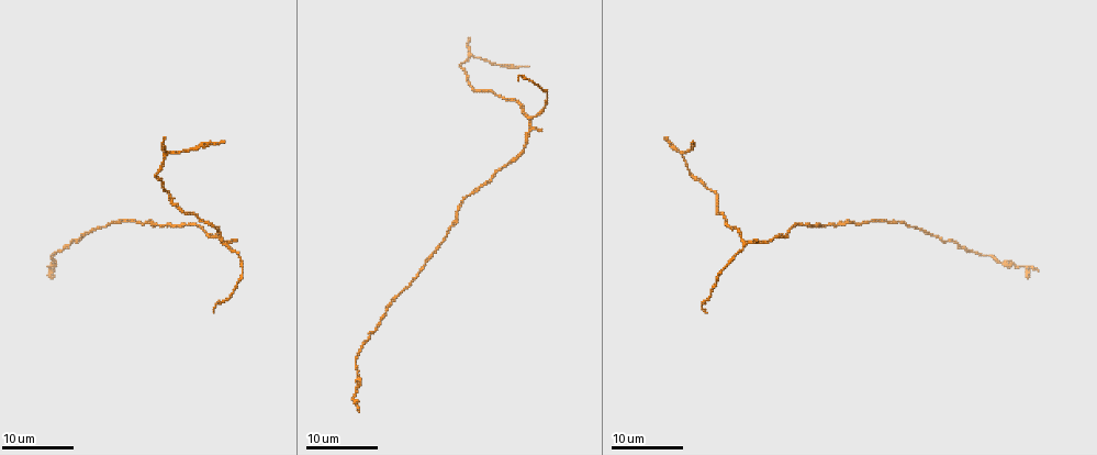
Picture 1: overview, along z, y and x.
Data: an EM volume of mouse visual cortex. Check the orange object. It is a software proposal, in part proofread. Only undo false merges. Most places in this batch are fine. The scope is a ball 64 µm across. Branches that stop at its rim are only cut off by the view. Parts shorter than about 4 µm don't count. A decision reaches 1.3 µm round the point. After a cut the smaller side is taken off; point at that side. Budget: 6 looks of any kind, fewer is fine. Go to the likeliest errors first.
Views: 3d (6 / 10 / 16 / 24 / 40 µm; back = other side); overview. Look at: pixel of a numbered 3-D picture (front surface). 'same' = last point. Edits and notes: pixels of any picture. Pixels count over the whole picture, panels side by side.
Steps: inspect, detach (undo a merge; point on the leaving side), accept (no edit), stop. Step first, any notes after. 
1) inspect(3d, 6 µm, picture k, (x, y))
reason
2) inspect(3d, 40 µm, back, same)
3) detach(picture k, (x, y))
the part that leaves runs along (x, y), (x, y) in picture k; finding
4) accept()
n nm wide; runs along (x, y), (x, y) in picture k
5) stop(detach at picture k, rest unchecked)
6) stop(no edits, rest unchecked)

inspect(3d, 24 µm, picture 1, (745, 243))
small branch off a trunk

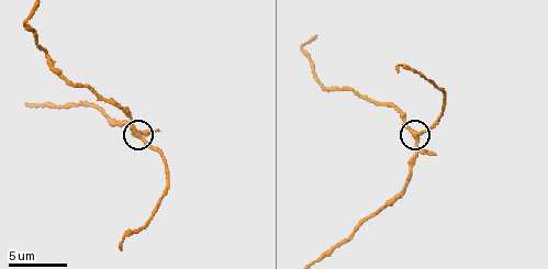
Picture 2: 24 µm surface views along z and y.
inspect(3d, 10 µm, picture 2, (415, 134))

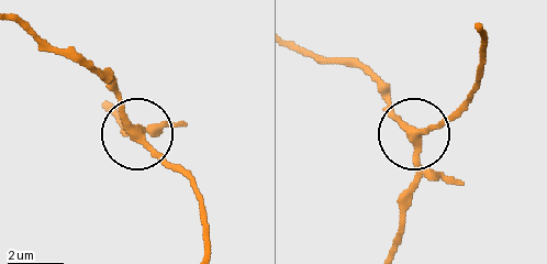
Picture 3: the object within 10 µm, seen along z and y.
accept()
3 arms; continuous, no second cell

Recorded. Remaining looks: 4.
inspect(3d, 10 µm, picture 2, (48, 53))
sudden change in width

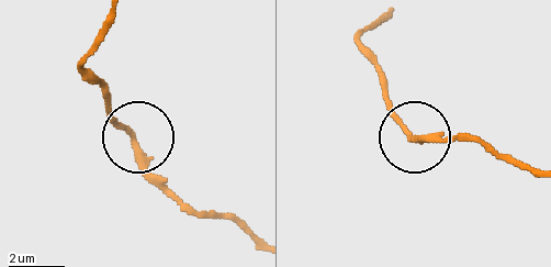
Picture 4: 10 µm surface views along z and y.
accept()
220 nm wide; runs along (254, 241), (232, 222), (190, 210), (154, 177), (100, 87) in picture 4; one cell here

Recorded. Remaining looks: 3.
inspect(3d, 16 µm, picture 1, (921, 229))
thick turns thin

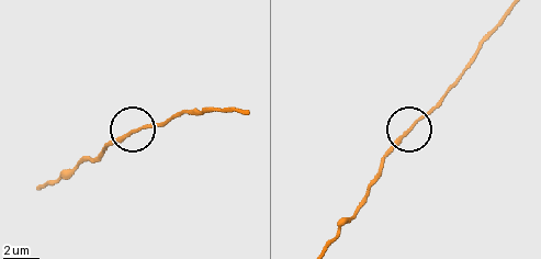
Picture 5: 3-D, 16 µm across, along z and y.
inspect(3d, 6 µm, picture 5, (137, 128))

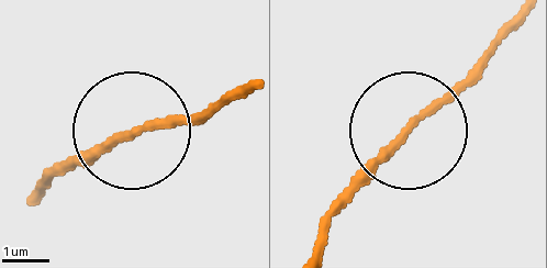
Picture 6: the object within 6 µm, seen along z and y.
accept()
continuous, no second cell

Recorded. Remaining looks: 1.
stop(no edits, rest unchecked)

